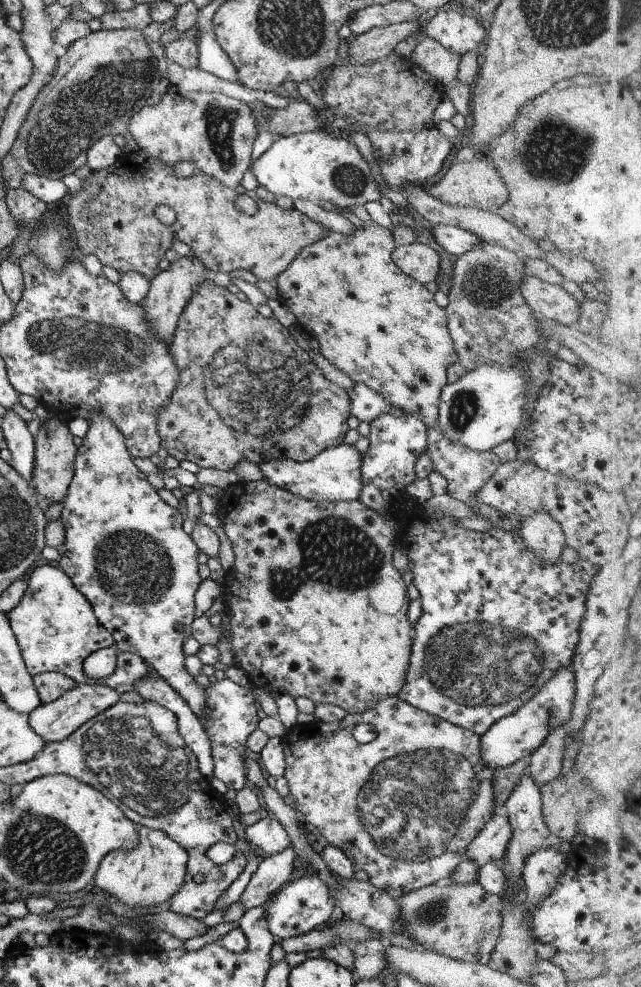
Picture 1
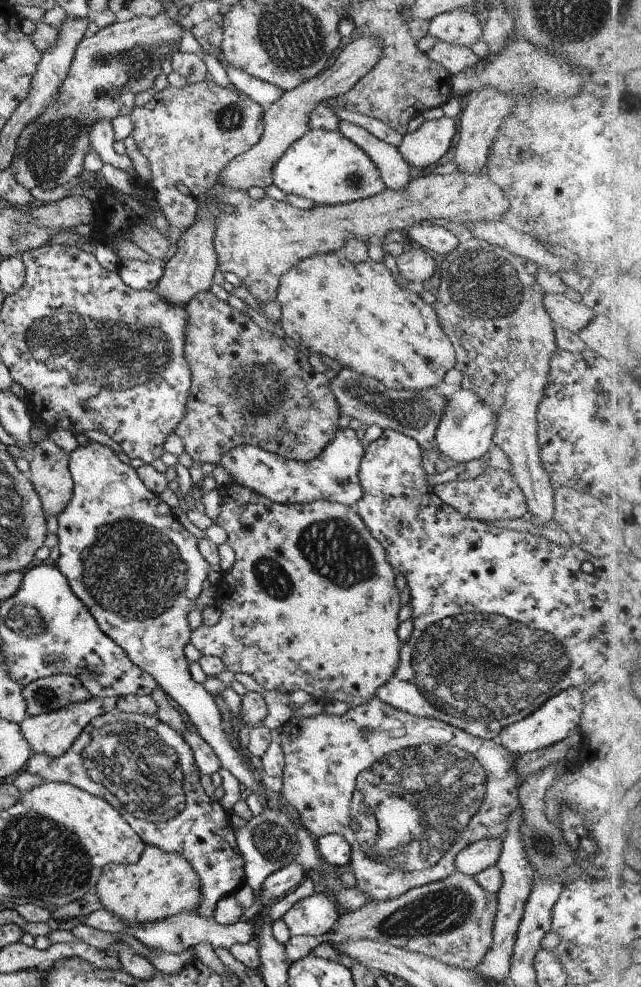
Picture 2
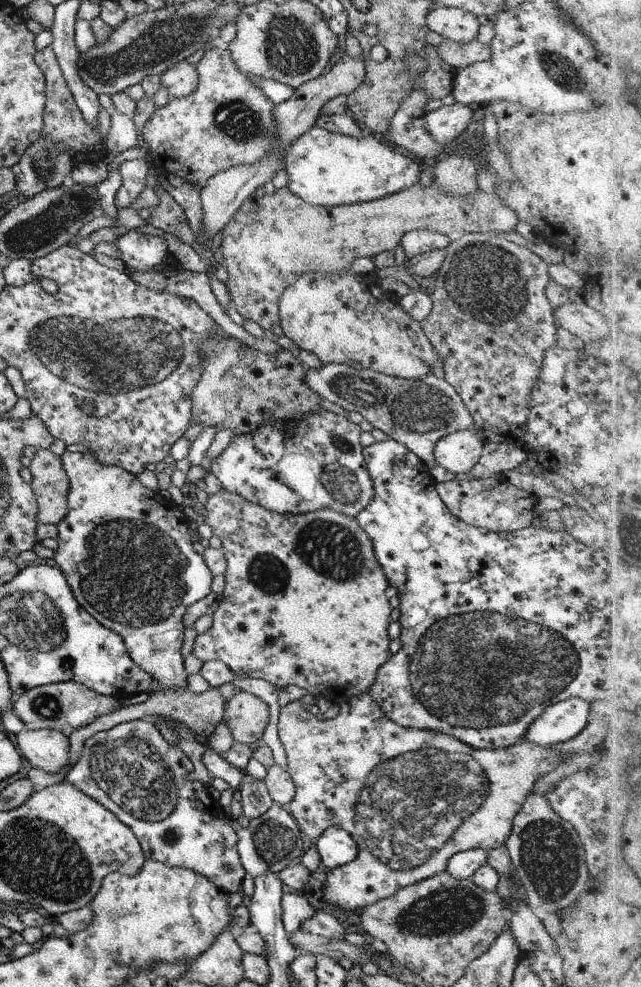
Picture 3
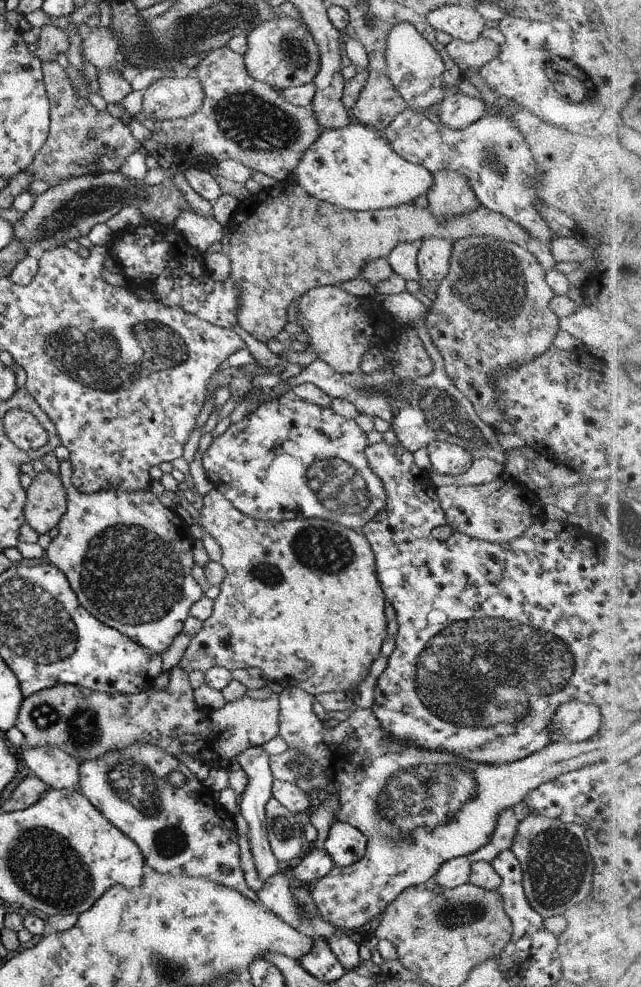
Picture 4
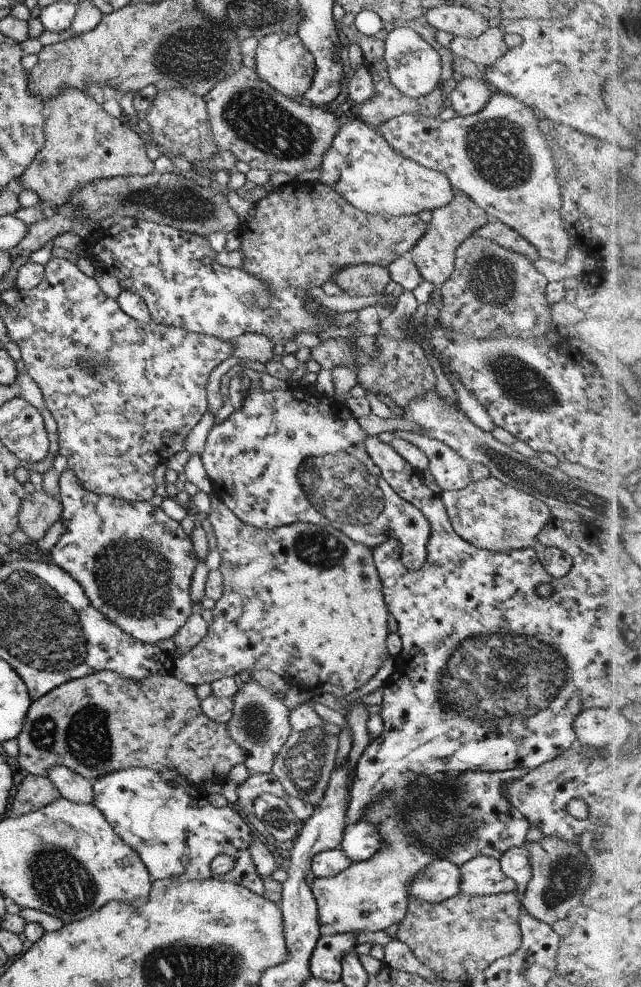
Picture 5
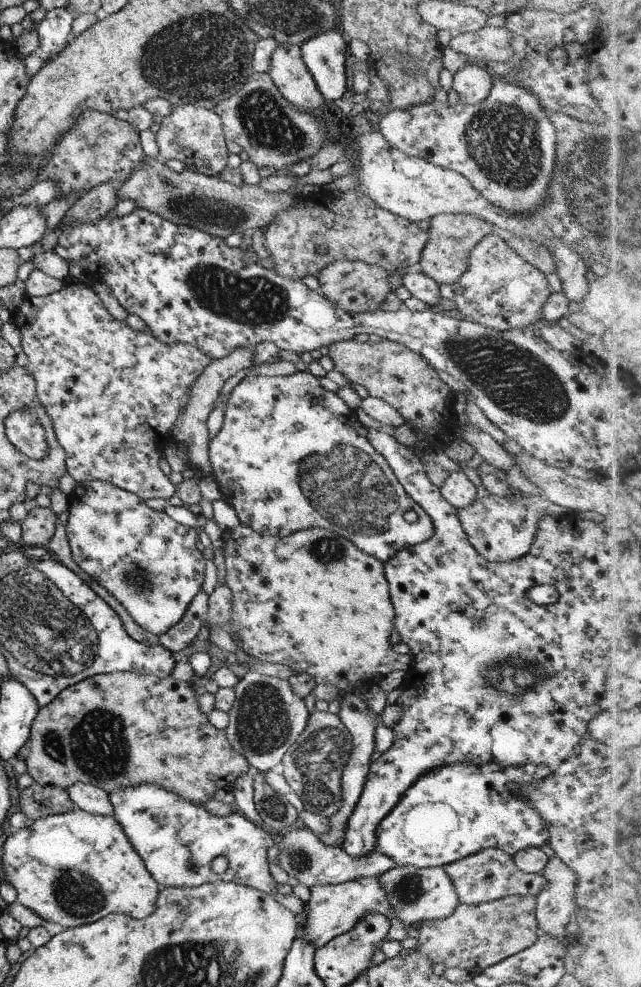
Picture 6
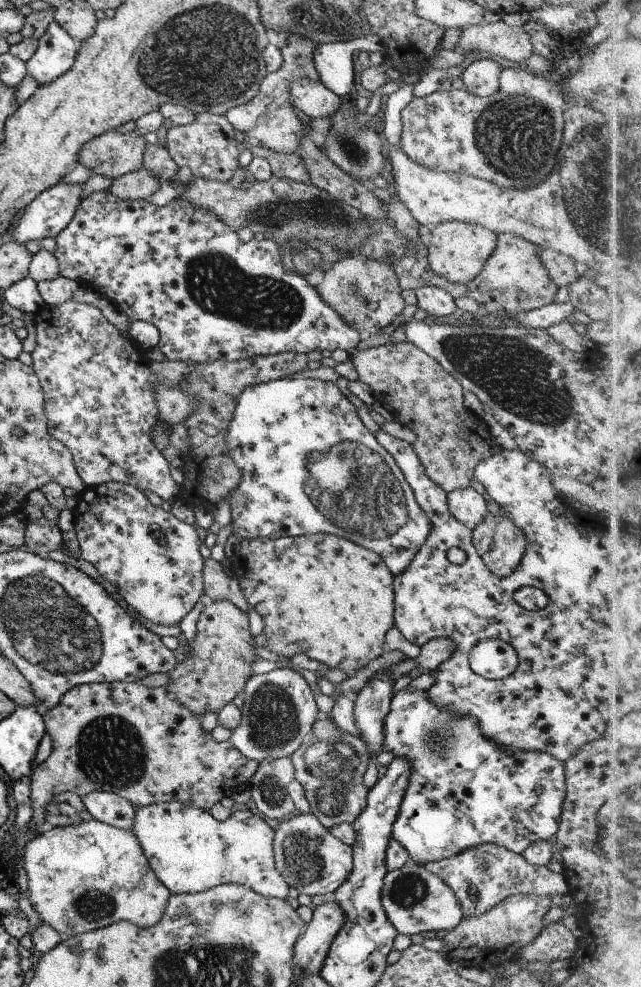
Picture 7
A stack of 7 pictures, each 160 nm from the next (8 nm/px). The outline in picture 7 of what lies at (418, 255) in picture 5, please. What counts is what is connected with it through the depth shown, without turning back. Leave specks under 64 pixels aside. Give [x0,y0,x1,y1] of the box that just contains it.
[425,221,496,285]

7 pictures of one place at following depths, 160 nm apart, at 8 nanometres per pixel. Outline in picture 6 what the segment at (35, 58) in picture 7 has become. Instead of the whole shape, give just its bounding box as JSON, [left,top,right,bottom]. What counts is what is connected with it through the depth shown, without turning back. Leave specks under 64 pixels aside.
[35,7,75,61]

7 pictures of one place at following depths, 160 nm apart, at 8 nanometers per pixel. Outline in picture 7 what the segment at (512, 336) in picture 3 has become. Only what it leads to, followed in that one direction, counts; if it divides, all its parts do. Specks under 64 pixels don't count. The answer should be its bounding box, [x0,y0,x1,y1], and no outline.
[465,235,557,321]

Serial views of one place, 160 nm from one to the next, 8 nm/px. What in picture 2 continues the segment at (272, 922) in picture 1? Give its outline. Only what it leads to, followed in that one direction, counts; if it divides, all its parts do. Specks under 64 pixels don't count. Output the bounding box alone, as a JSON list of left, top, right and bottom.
[281,894,338,936]

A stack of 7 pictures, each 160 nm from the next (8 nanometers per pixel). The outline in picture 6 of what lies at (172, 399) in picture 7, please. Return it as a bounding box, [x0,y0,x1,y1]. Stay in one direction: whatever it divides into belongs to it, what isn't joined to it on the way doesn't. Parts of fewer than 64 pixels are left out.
[172,348,253,477]

